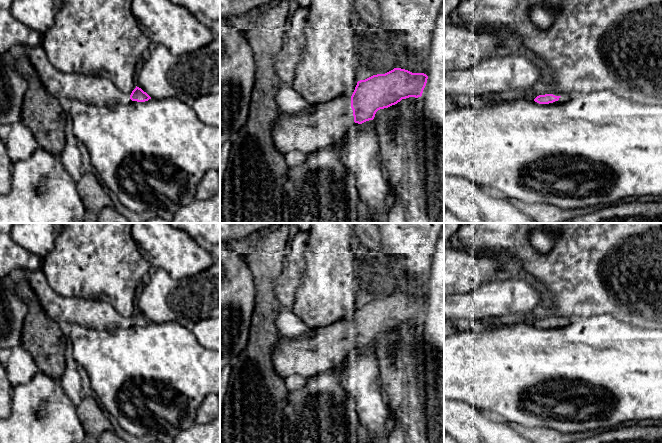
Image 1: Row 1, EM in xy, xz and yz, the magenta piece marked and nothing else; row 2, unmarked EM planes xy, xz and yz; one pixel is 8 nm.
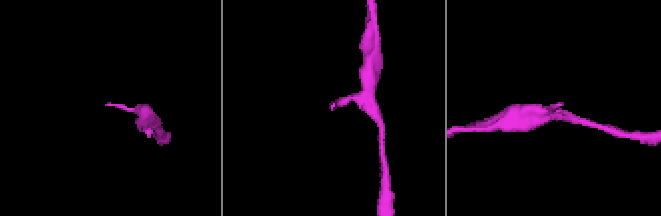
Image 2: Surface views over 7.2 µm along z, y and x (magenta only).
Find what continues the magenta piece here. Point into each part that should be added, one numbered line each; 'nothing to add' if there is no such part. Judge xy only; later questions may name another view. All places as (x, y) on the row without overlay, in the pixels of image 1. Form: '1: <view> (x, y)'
1: xy (95, 314)

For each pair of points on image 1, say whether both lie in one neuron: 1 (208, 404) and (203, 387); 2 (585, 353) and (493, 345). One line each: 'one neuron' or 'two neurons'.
1: two neurons
2: one neuron

